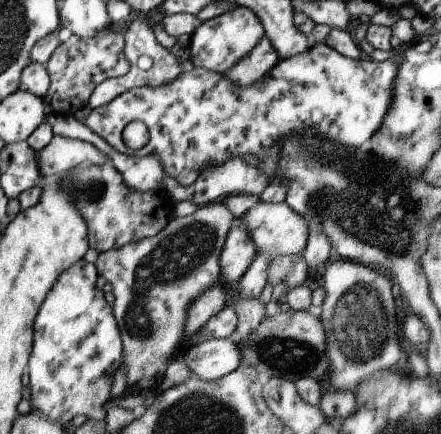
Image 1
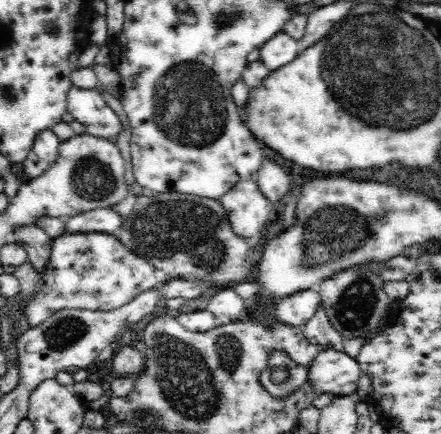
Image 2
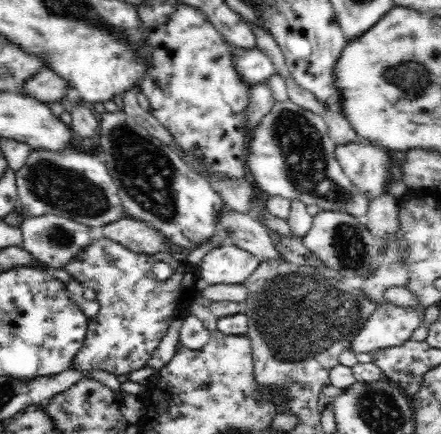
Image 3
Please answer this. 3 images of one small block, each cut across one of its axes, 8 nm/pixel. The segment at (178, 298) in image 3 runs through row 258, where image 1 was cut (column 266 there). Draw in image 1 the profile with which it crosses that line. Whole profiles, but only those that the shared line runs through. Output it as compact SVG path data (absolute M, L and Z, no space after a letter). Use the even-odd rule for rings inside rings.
M319 42L319 44L311 44L309 50L297 54L297 56L277 60L275 66L271 68L271 72L263 74L263 78L257 80L257 82L251 84L251 86L237 86L237 84L231 82L227 76L213 74L213 72L203 70L203 68L191 68L189 72L183 70L173 82L169 82L169 84L165 84L165 86L159 86L159 88L137 88L137 90L127 90L127 92L123 92L121 96L117 96L115 100L111 100L107 106L101 106L101 108L97 108L97 110L91 110L91 114L89 114L87 120L85 120L85 128L89 128L91 132L95 132L97 136L101 136L101 138L103 138L115 152L119 152L119 154L133 156L133 158L149 158L149 156L157 158L159 164L163 166L165 176L175 178L181 186L191 186L191 184L199 178L199 174L201 174L205 168L217 168L217 166L225 164L227 160L243 158L245 154L253 154L253 156L259 158L257 170L259 170L261 174L265 174L265 176L269 178L269 182L273 182L273 178L275 178L275 182L279 182L279 180L281 180L281 178L279 178L281 168L277 166L277 160L279 160L281 140L283 140L283 138L289 138L289 136L299 134L299 132L305 132L305 130L315 130L323 140L329 140L329 142L333 142L333 144L337 144L337 146L345 146L345 148L361 148L361 146L367 146L367 140L383 126L385 114L391 110L391 96L393 96L393 94L391 94L391 88L393 88L397 70L399 70L399 58L397 58L397 54L393 54L389 60L377 64L377 62L373 62L373 60L355 60L355 58L347 58L347 56L339 54L337 50L333 50L331 46L327 46L325 42ZM129 122L143 122L143 124L147 126L147 130L149 130L149 142L147 142L141 150L137 150L137 152L135 152L135 150L129 150L129 148L123 144L123 140L121 140L121 130L123 130Z

